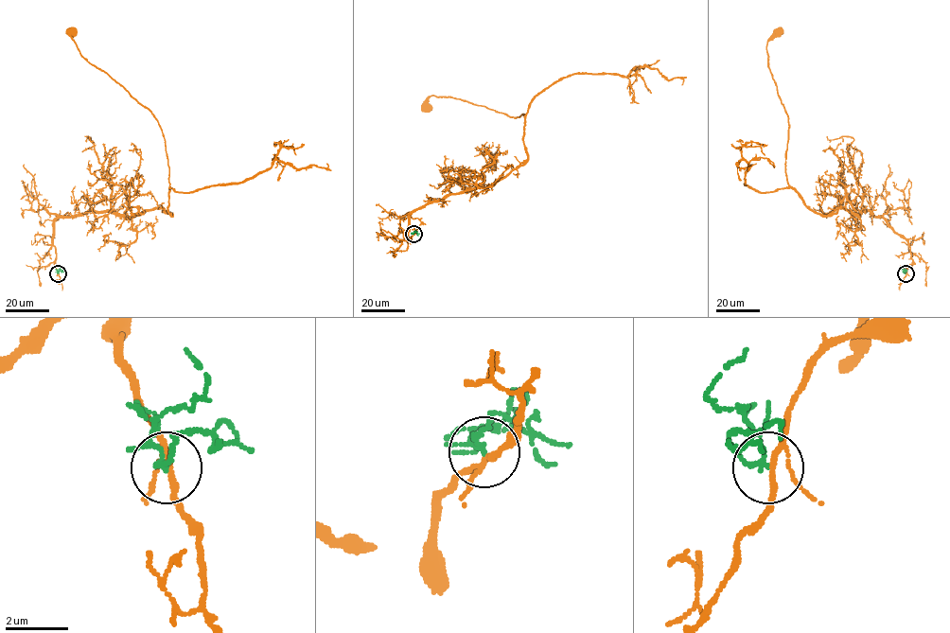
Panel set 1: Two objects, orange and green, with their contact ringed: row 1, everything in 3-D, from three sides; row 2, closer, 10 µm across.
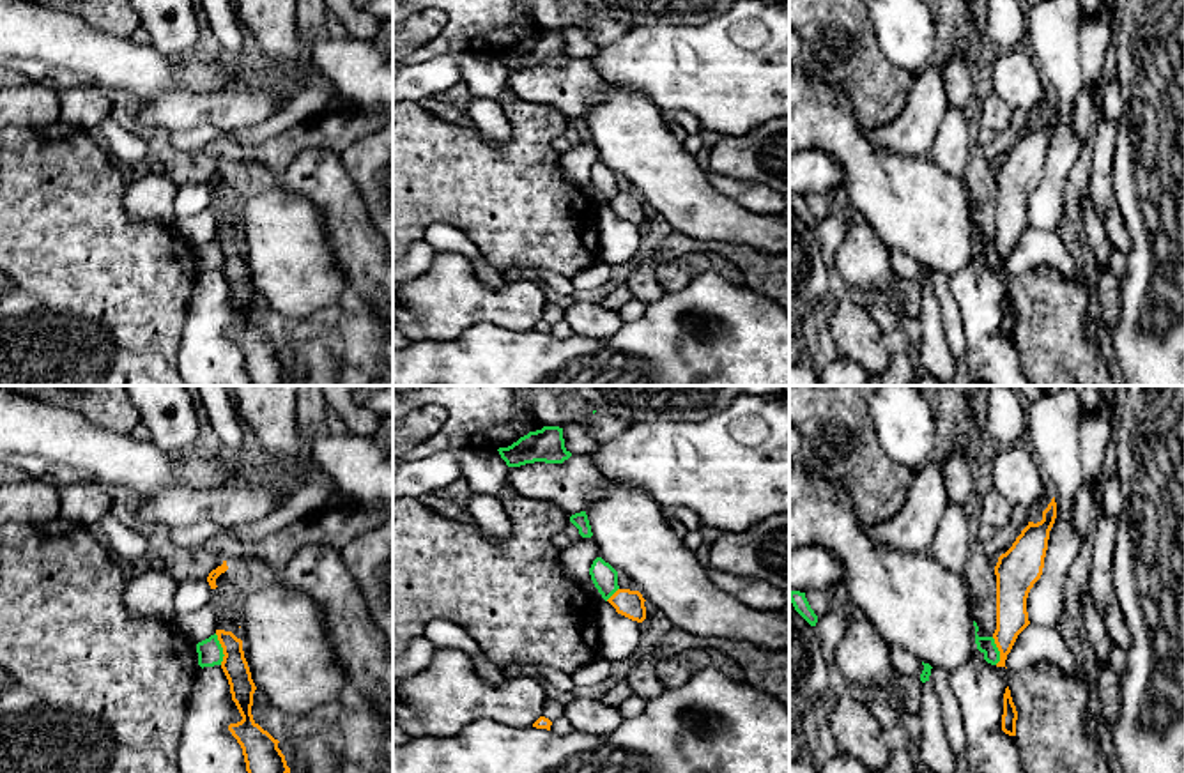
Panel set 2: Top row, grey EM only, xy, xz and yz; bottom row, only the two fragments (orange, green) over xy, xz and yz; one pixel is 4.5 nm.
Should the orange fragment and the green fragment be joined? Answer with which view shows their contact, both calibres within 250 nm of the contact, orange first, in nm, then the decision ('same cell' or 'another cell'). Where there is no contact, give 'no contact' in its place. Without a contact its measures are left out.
xy | 120/110 nm | another cell

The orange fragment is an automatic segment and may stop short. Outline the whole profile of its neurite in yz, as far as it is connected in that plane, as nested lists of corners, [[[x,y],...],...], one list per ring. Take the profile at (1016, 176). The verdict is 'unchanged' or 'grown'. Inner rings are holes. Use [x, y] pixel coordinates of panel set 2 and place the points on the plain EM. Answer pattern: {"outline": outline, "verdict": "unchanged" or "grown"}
{"outline": [[[1055,101],[1042,115],[1042,124],[1028,129],[1016,142],[1012,150],[998,161],[996,179],[996,233],[995,248],[1000,255],[996,271],[1005,271],[1018,239],[1030,228],[1026,202],[1041,182],[1048,154],[1049,134],[1057,122]]], "verdict": "unchanged"}

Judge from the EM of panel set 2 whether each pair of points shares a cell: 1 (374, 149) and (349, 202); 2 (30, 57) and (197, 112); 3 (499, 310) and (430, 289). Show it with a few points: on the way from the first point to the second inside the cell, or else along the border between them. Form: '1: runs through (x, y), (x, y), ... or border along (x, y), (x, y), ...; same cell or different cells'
1: border along (338, 154), (374, 225); different cells
2: border along (197, 92), (161, 92), (151, 101); different cells
3: runs through (482, 305), (448, 299); same cell

